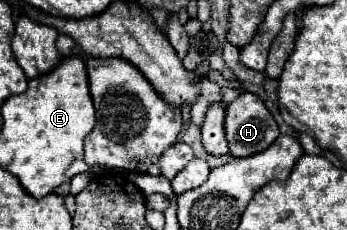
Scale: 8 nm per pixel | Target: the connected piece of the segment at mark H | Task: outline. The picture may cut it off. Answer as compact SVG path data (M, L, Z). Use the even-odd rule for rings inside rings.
M243 92L225 110L225 136L229 154L245 158L269 148L277 140L279 128L259 96Z

